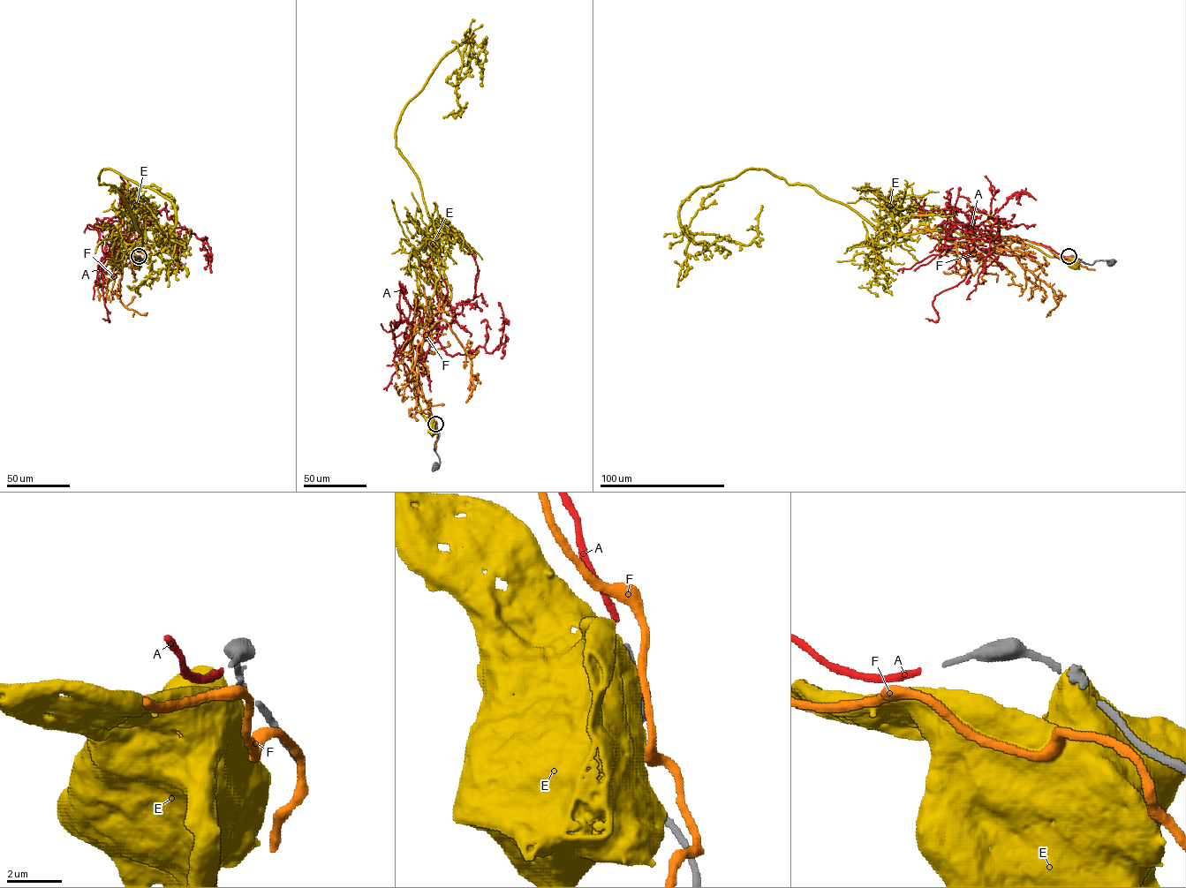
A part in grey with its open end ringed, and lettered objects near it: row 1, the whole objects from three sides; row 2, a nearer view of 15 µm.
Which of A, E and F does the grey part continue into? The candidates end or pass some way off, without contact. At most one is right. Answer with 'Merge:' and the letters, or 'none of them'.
Merge: A

